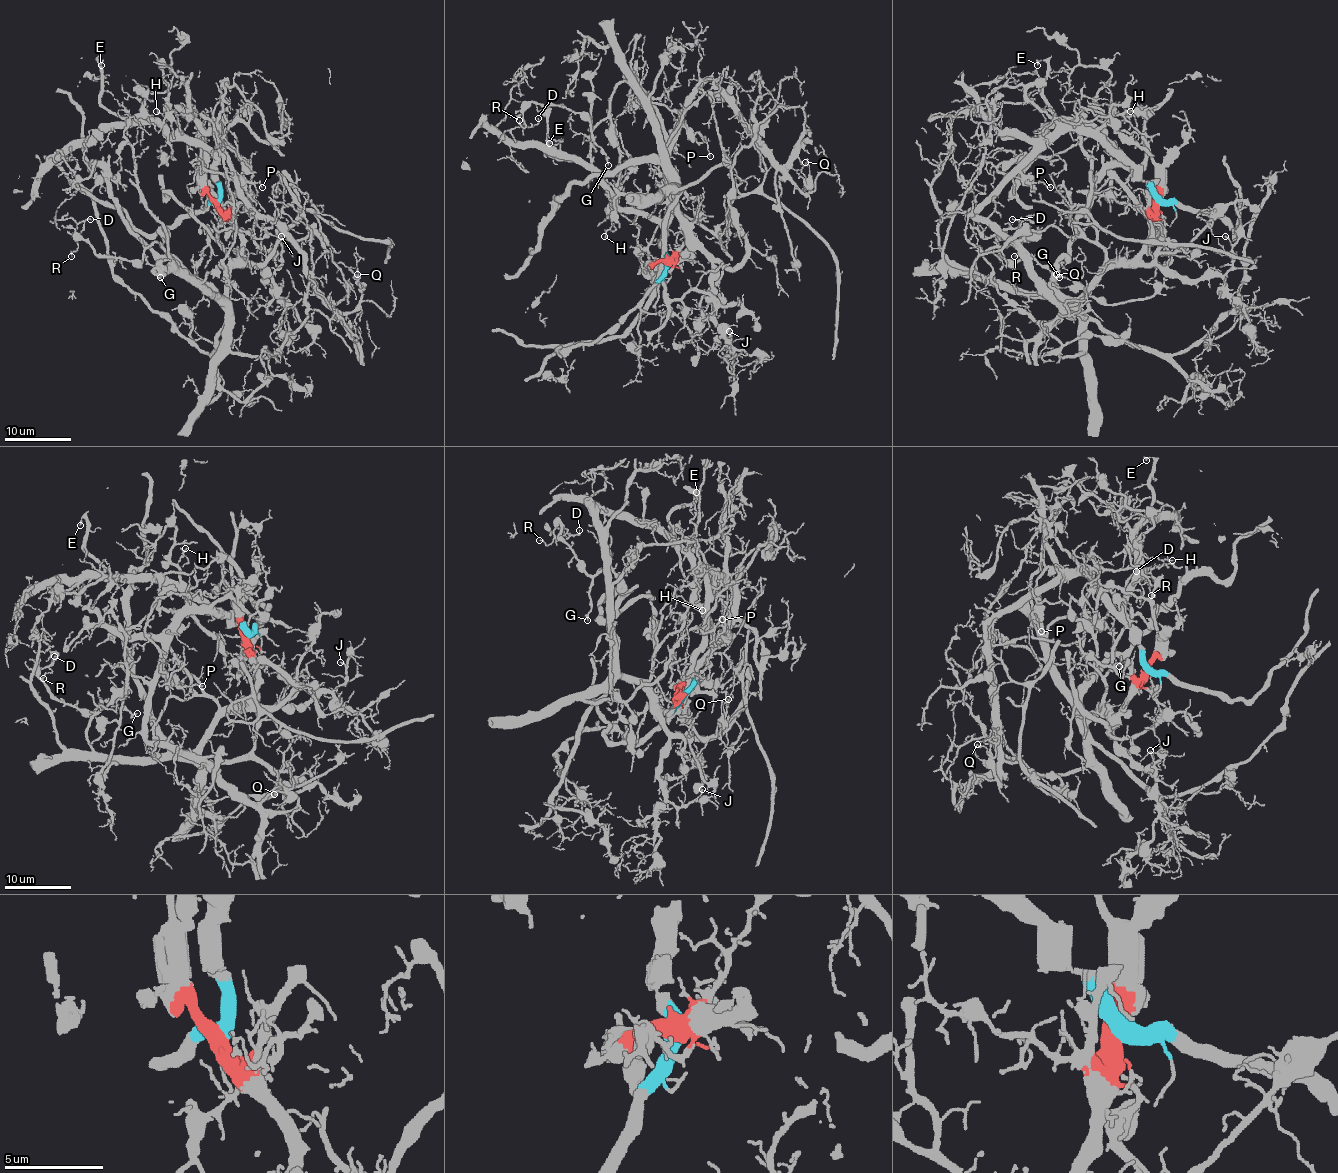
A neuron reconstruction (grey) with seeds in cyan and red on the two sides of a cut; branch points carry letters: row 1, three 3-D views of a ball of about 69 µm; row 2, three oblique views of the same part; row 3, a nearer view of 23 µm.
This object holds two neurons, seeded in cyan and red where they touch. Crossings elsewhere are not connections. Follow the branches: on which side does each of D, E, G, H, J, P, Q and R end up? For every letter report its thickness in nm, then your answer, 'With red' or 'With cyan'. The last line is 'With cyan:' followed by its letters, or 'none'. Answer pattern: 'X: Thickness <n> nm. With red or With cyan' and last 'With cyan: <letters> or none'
D: Thickness 100 nm. With red
E: Thickness 150 nm. With cyan
G: Thickness 90 nm. With red
H: Thickness 80 nm. With cyan
J: Thickness 130 nm. With red
P: Thickness 110 nm. With cyan
Q: Thickness 130 nm. With cyan
R: Thickness 110 nm. With red
With cyan: E, H, P, Q

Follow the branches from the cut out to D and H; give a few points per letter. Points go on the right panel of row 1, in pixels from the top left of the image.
D: (1158, 202), (1146, 245), (1077, 297), (977, 270), (996, 247), (1024, 254), (999, 255), (1012, 219)
H: (1158, 202), (1158, 195), (1111, 147), (1102, 127), (1102, 112), (1107, 115), (1131, 112)

